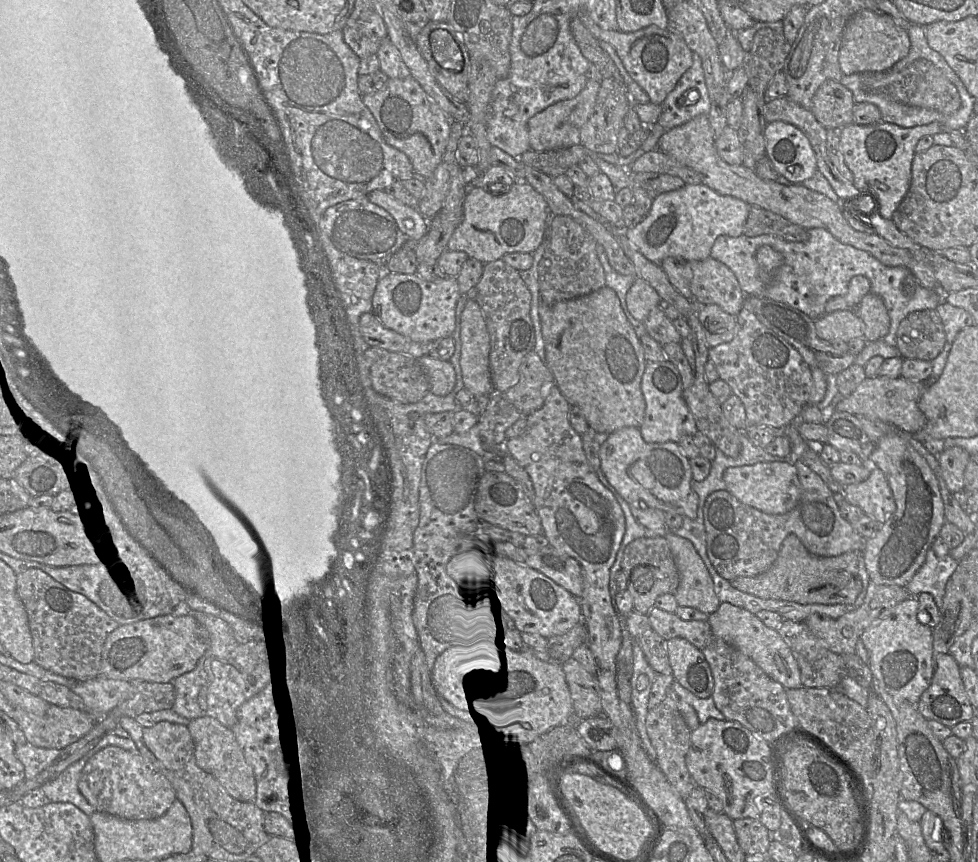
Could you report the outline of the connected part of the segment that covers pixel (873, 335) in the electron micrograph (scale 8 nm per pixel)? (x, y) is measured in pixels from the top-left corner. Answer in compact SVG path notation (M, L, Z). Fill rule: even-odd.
M867 293L853 311L865 325L863 338L866 342L881 340L888 333L890 318L879 296Z

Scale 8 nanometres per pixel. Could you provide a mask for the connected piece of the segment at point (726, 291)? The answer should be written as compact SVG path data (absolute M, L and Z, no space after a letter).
M712 257L688 262L692 269L693 301L697 305L717 305L736 316L746 296L732 270Z

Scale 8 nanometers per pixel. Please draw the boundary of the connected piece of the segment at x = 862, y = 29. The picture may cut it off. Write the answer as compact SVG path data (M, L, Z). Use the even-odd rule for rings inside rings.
M862 9L847 22L839 50L839 65L843 75L886 71L907 56L910 49L908 30L897 26L887 16L878 15L869 9Z

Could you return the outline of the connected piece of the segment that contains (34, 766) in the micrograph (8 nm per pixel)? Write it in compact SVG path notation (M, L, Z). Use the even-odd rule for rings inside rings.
M28 741L26 744L15 746L16 756L24 765L27 780L35 779L37 775L50 767L61 753L58 749L36 747Z

